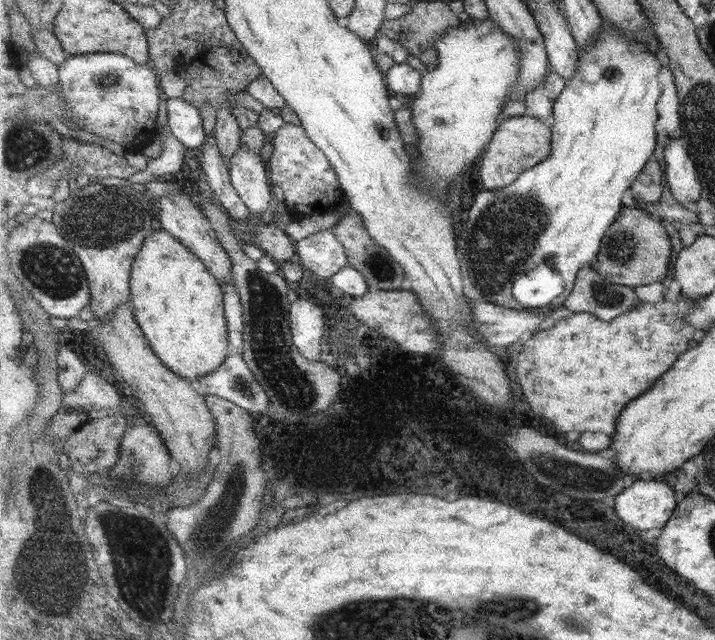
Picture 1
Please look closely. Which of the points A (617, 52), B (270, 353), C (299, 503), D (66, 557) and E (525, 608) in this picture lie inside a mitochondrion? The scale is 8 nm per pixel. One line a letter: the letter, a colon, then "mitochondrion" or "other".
A: other
B: mitochondrion
C: other
D: mitochondrion
E: mitochondrion

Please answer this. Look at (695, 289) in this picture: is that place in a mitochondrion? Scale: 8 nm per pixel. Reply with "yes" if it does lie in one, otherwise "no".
no

